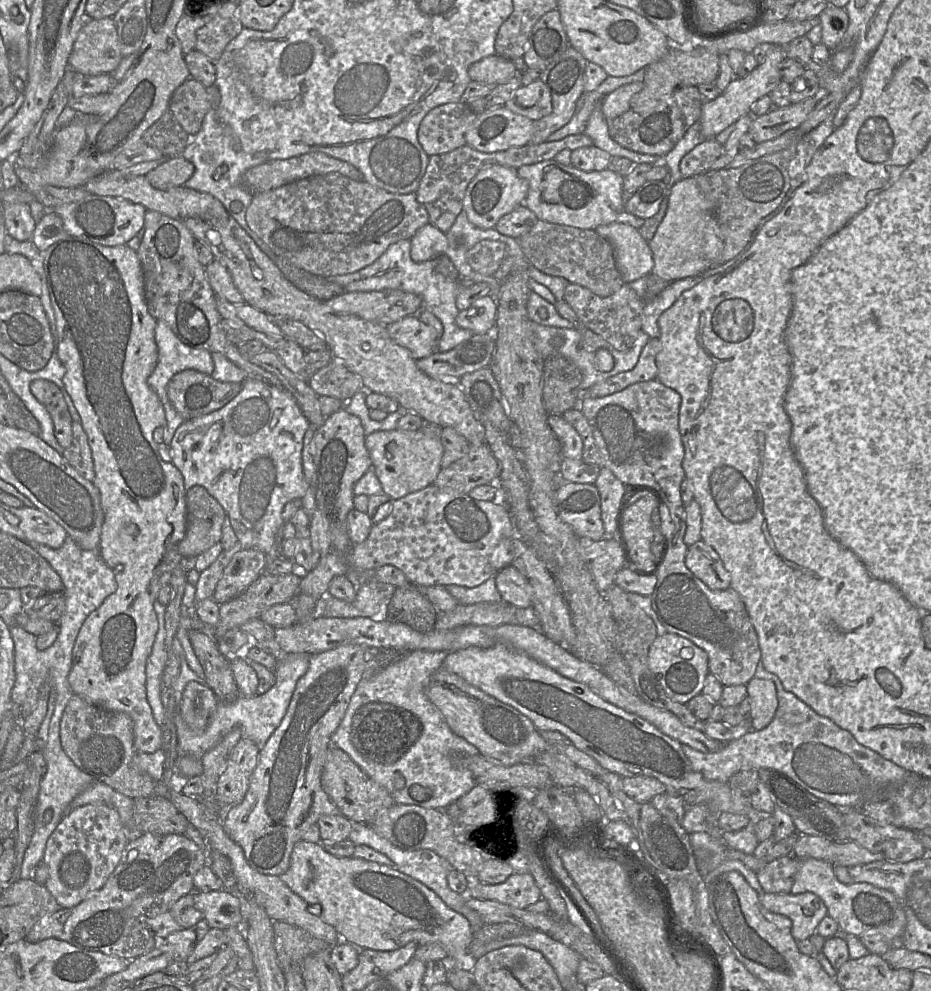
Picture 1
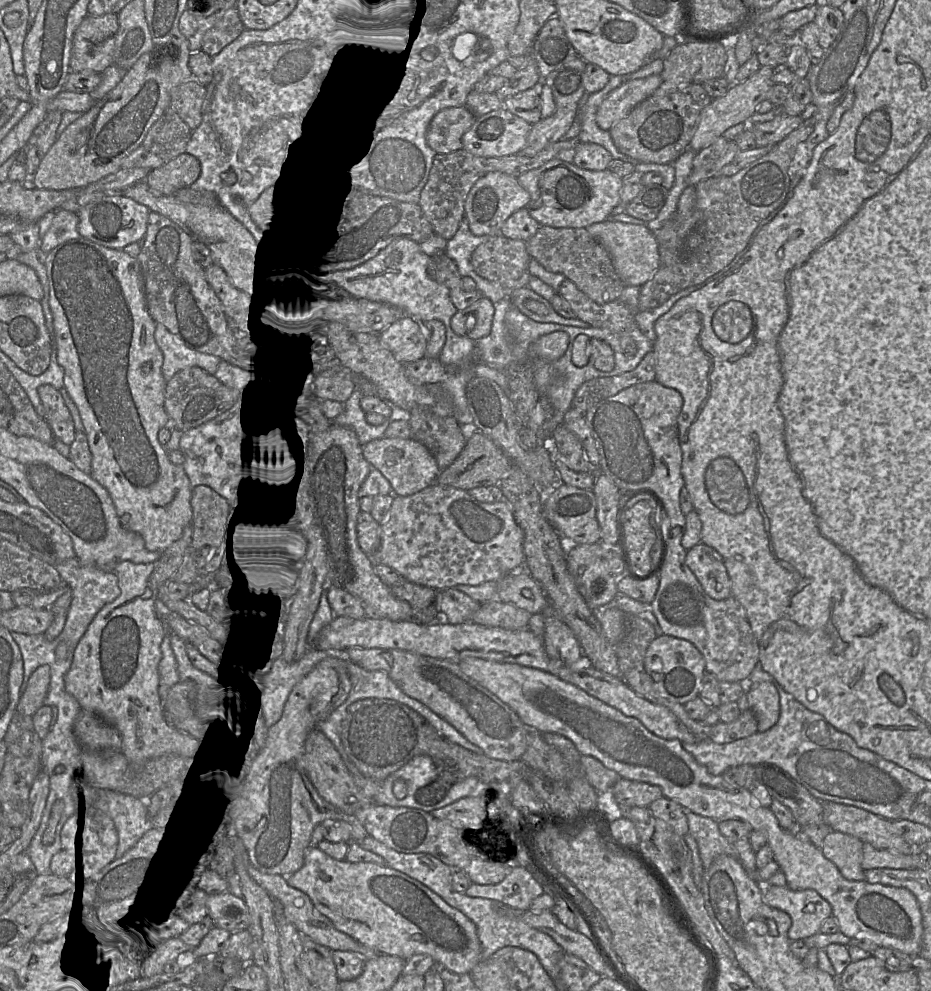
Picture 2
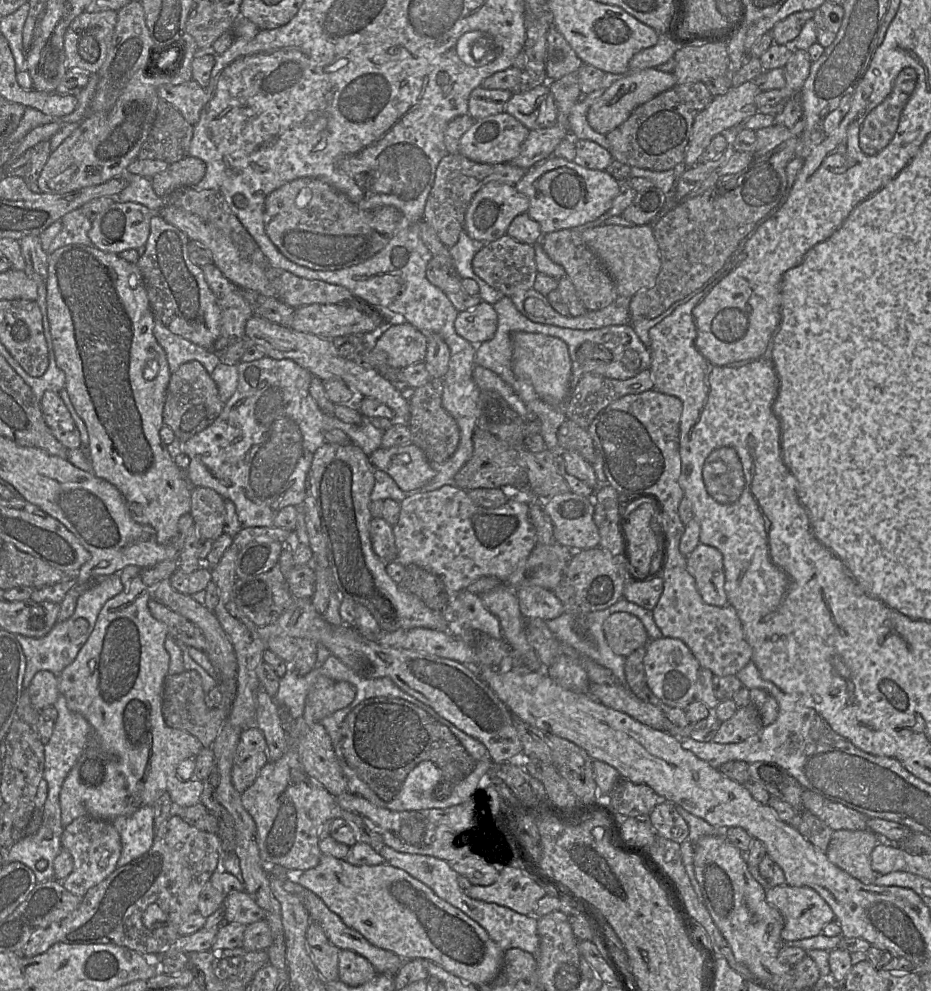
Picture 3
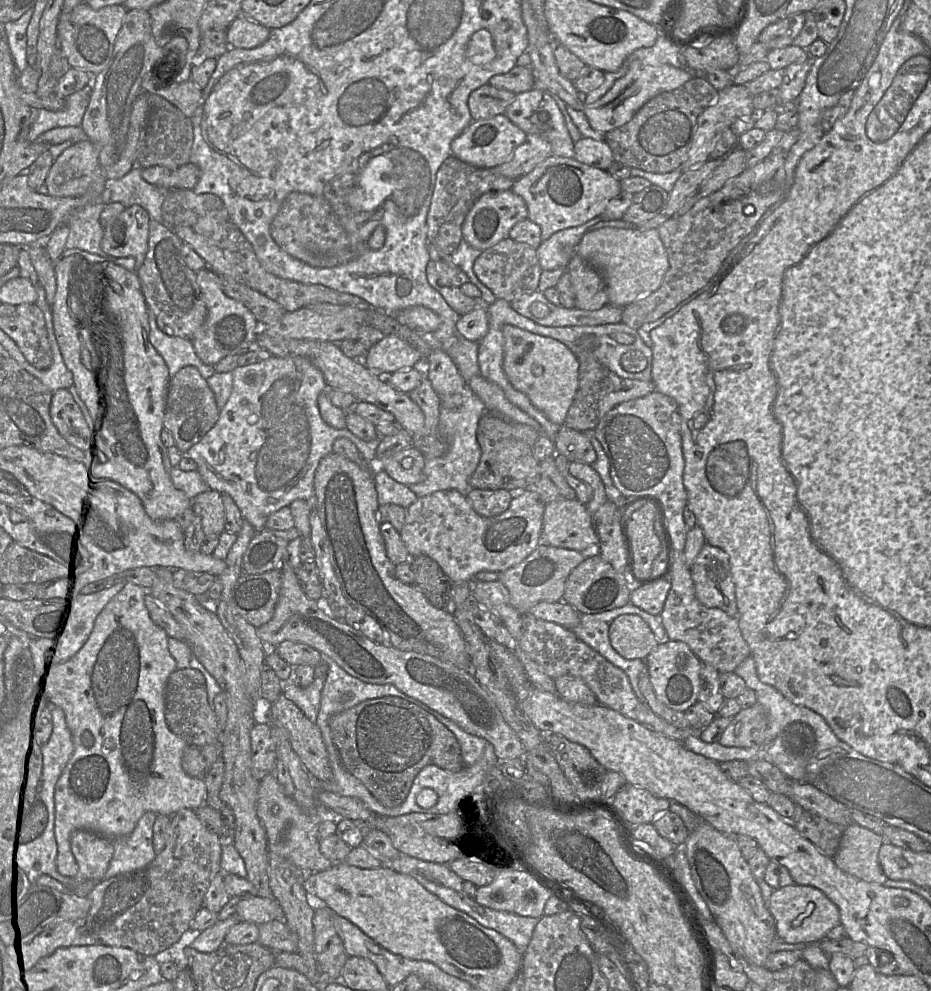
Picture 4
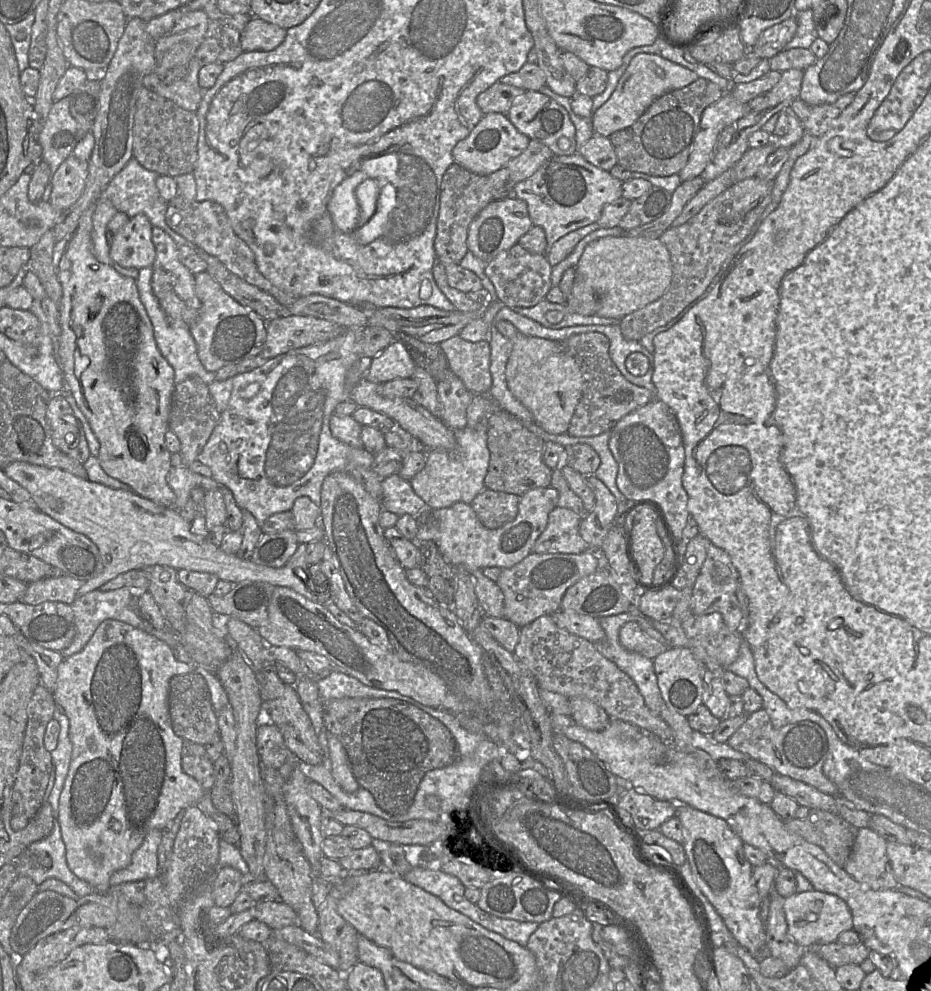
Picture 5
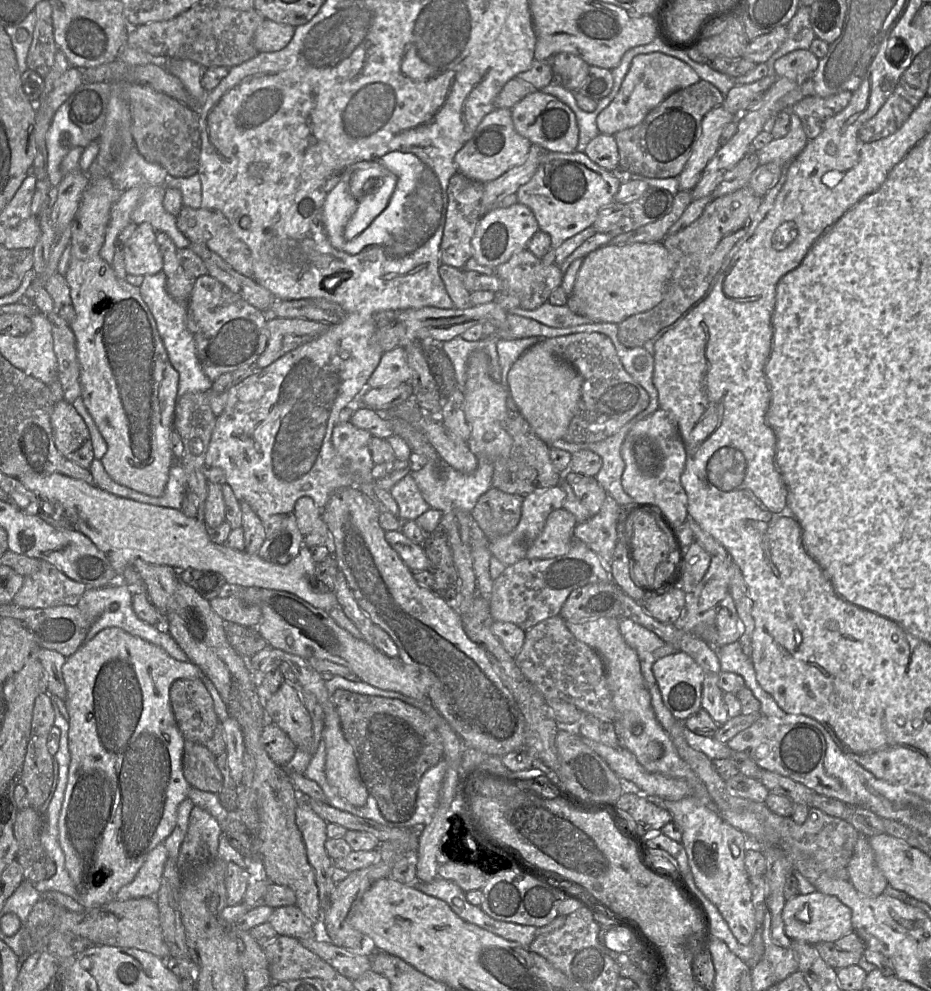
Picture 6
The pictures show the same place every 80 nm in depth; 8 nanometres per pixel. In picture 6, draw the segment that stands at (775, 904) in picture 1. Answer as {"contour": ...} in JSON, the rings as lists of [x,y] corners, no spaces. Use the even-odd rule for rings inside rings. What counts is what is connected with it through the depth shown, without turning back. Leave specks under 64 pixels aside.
{"contour":[[[815,891],[810,894],[799,894],[785,901],[782,910],[784,932],[791,940],[804,941],[815,945],[819,942],[835,943],[853,931],[851,910],[837,897]]]}

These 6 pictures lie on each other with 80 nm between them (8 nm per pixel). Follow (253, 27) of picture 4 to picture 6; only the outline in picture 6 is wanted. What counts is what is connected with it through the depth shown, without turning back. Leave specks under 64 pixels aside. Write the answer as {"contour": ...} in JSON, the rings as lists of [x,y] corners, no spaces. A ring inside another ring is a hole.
{"contour":[[[264,19],[254,35],[254,45],[259,52],[275,52],[285,48],[293,38],[295,27]]]}

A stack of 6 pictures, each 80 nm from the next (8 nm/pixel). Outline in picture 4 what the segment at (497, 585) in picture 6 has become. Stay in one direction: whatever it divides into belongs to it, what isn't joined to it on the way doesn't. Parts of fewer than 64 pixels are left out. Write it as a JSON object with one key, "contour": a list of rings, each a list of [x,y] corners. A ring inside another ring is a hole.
{"contour":[[[540,543],[523,561],[501,572],[499,581],[507,588],[511,605],[525,615],[539,602],[554,603],[563,600],[570,572],[584,561],[587,554]]]}

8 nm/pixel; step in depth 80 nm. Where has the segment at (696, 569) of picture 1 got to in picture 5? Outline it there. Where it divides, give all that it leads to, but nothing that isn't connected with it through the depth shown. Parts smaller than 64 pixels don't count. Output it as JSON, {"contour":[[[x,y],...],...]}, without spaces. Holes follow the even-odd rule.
{"contour":[[[711,542],[707,543],[706,559],[699,571],[692,589],[691,610],[696,615],[719,612],[725,625],[732,631],[741,630],[744,626],[744,616],[739,606],[737,589],[739,574],[734,567],[730,555]]]}

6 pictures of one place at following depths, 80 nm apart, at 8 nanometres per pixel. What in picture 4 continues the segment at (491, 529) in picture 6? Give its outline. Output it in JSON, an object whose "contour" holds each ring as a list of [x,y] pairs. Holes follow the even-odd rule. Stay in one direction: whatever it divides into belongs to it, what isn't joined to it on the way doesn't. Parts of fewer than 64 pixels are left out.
{"contour":[[[472,489],[467,495],[474,511],[483,517],[494,517],[505,512],[513,497],[512,492],[504,489]]]}

